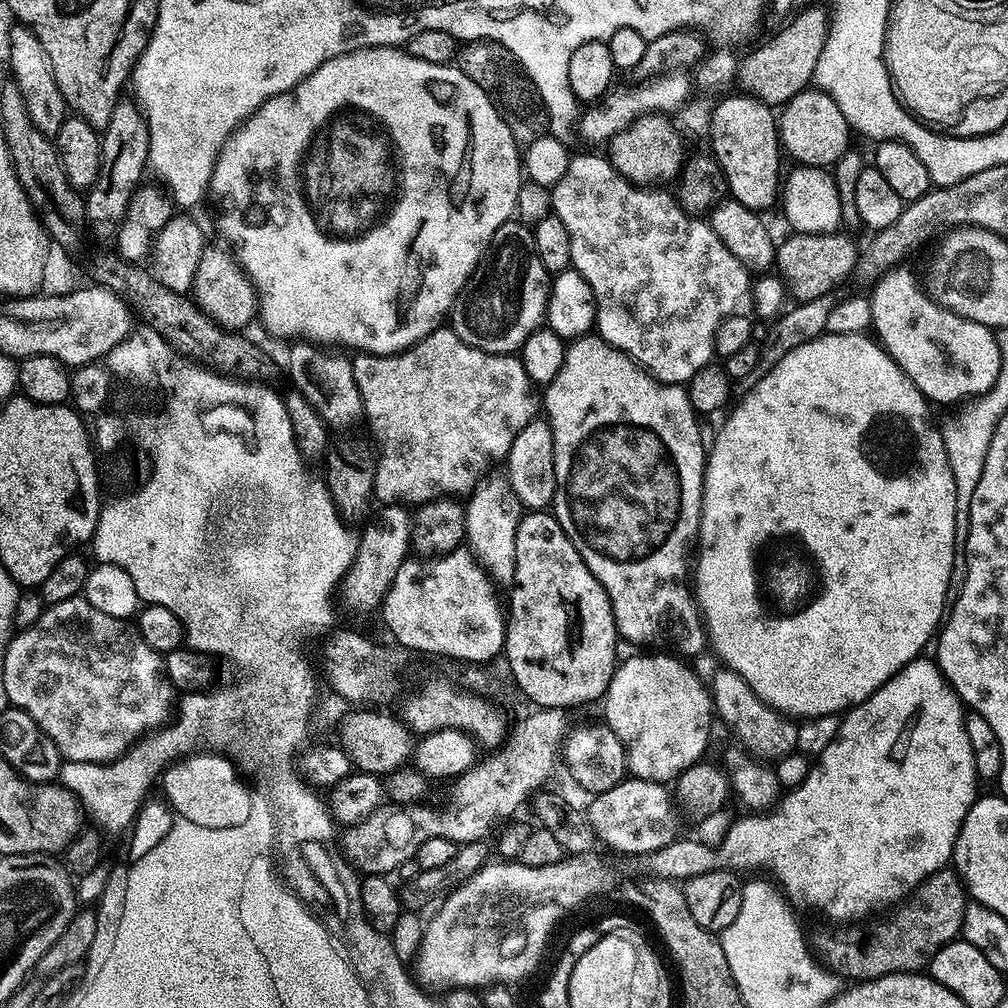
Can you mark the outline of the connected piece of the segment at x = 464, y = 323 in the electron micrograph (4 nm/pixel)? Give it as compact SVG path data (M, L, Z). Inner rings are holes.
M515 219L507 220L494 234L480 267L452 303L452 331L484 352L519 353L526 338L545 323L548 314L550 274L536 253L532 228L516 223Z

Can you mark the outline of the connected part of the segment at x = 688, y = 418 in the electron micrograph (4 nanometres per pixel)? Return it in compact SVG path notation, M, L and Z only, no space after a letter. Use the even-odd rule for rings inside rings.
M598 334L579 336L565 347L562 370L547 384L542 392L542 412L548 421L554 438L554 474L556 475L556 498L554 515L562 526L578 554L586 562L589 570L598 578L612 603L612 613L616 619L616 631L632 644L657 644L657 649L671 650L684 658L696 656L704 648L706 628L694 599L689 575L688 547L693 547L700 531L700 504L704 501L704 466L706 463L706 440L700 437L698 414L690 406L687 387L678 384L661 384L653 380L636 361L624 353L610 347Z

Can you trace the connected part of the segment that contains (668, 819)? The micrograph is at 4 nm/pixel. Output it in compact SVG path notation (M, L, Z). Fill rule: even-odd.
M626 778L618 782L618 786L610 786L610 790L595 793L591 800L592 805L586 808L586 815L596 832L597 841L621 850L635 849L647 854L657 852L677 839L679 832L676 831L680 828L680 820L676 817L678 804L673 793L663 784Z

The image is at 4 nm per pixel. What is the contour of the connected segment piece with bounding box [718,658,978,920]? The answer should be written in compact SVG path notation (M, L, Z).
M924 659L911 660L901 672L895 672L877 692L866 698L864 703L843 713L835 738L815 757L803 782L779 797L774 808L776 812L760 810L755 814L744 814L748 816L742 817L741 820L733 819L729 823L728 832L718 845L719 859L723 863L725 860L729 869L745 868L748 874L759 873L756 872L759 868L764 872L772 872L771 879L797 909L813 908L832 920L860 920L863 916L870 915L875 908L891 909L909 899L923 880L933 876L939 868L945 867L951 861L952 852L956 849L958 830L963 826L970 806L978 799L978 777L973 764L973 754L969 750L969 739L965 736L963 718L966 712L962 707L962 701L956 695L956 691L948 685L935 663L931 659Z

